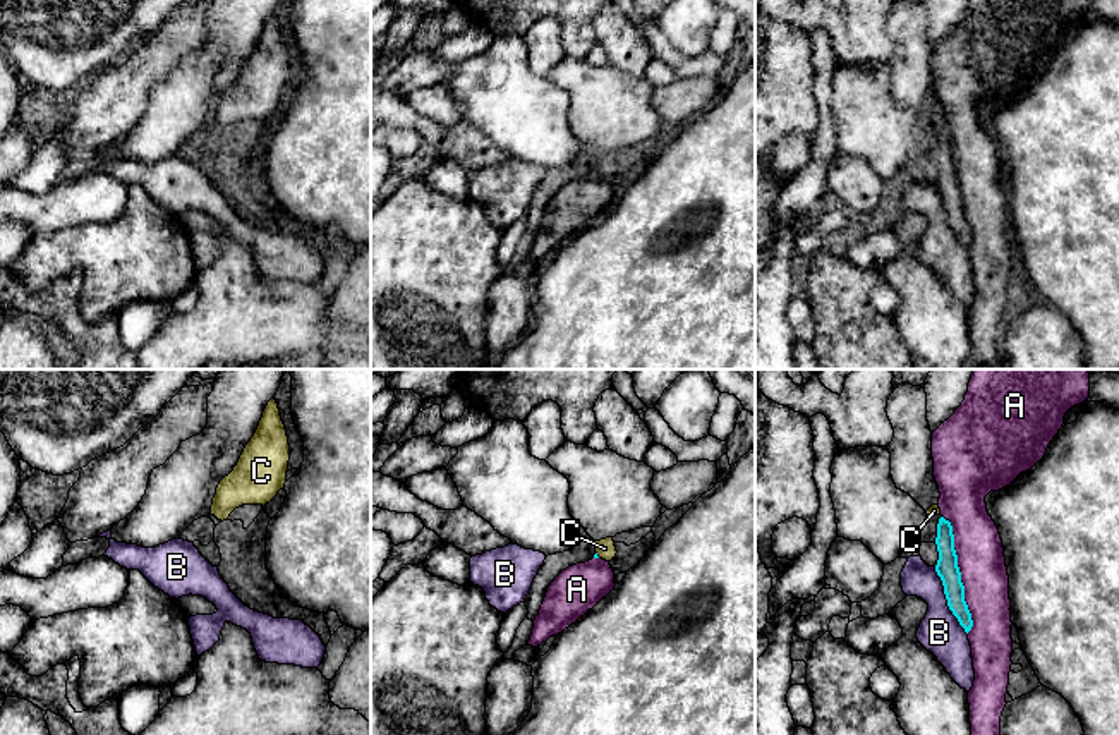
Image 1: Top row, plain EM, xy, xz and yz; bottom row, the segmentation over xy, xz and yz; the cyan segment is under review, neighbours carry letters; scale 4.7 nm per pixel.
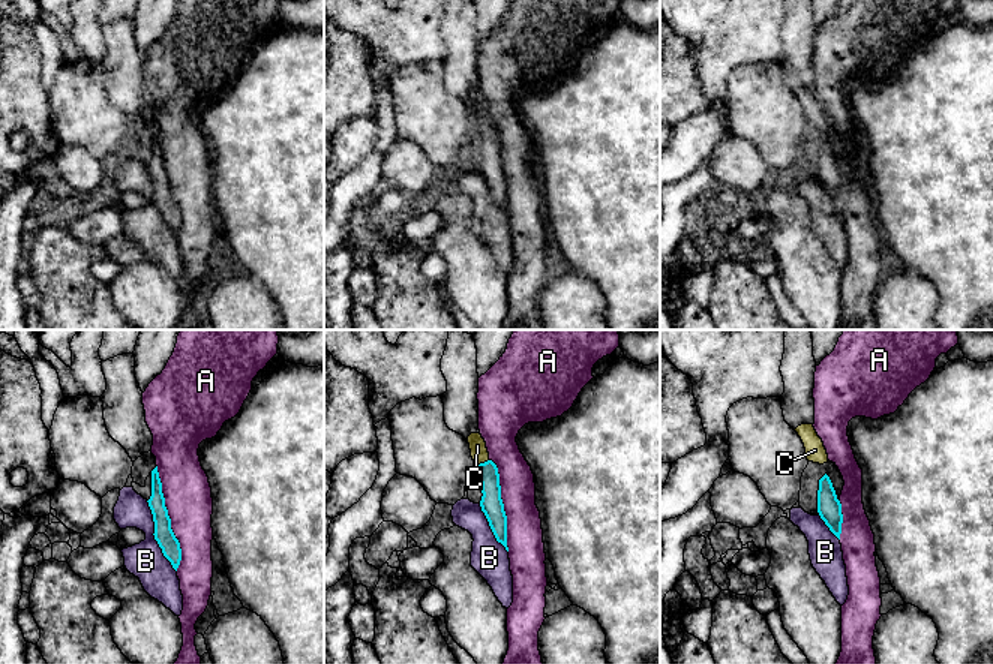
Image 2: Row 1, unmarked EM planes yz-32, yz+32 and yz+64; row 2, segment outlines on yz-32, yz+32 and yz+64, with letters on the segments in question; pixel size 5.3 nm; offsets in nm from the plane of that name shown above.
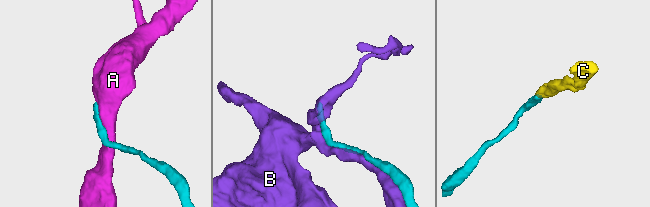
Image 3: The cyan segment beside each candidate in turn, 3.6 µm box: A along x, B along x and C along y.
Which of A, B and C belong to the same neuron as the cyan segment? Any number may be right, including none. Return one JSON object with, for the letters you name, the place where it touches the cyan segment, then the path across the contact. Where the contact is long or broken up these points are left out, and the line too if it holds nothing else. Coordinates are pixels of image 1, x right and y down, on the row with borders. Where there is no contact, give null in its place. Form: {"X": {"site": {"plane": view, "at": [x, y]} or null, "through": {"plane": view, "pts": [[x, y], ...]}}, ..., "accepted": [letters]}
{"C": {"site": {"plane": "xz", "at": [596, 555]}, "through": {"plane": "xz", "pts": [[596, 553], [596, 555], [604, 548]]}}, "accepted": ["C"]}

